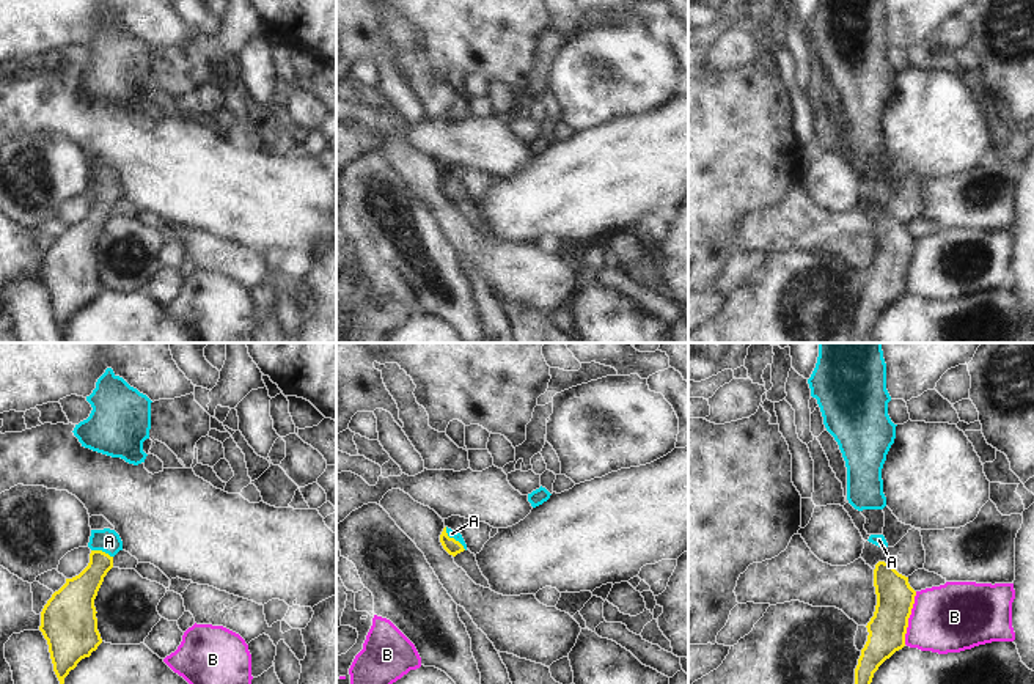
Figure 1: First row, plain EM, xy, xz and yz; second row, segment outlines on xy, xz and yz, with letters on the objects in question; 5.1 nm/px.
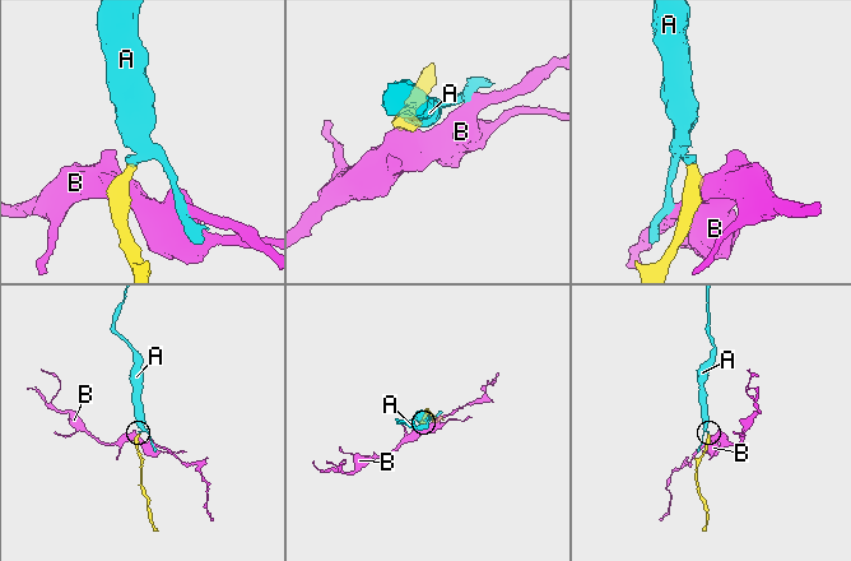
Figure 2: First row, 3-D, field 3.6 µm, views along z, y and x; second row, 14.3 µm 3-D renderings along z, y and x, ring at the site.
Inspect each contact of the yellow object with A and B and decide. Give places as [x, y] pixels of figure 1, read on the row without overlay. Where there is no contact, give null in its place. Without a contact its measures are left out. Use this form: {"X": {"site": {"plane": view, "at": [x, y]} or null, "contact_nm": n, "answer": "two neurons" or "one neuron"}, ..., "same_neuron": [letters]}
{"A": {"site": {"plane": "xz", "at": [453, 186]}, "contact_nm": 160, "answer": "one neuron"}, "B": {"site": {"plane": "yz", "at": [909, 264]}, "contact_nm": 280, "answer": "two neurons"}, "same_neuron": ["A"]}

